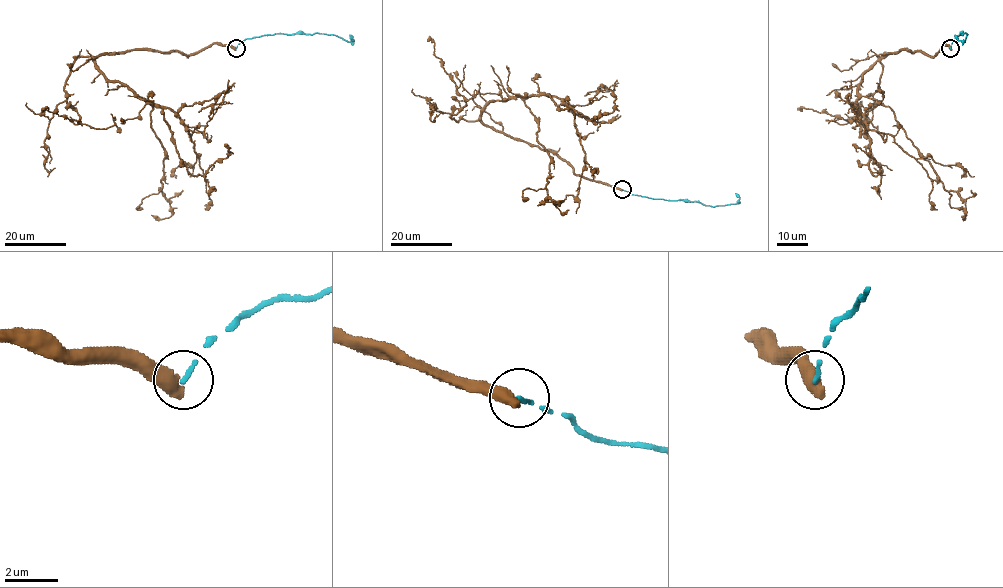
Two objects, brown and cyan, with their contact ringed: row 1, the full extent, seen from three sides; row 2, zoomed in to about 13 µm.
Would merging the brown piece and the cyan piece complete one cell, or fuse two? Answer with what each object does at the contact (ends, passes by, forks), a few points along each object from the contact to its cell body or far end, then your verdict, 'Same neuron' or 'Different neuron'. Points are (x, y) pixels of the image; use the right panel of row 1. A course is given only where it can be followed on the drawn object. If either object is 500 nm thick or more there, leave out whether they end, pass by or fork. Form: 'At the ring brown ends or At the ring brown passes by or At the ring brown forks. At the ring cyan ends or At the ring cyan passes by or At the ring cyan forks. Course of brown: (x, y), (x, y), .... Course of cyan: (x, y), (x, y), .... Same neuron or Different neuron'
Course of brown: (950, 47), (943, 43), (933, 56), (888, 53), (863, 75), (858, 92), (891, 109), (966, 214). Course of cyan: (950, 48), (960, 34), (967, 34), (964, 41), (954, 34). Different neuron

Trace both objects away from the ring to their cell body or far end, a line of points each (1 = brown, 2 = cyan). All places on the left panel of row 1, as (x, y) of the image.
1: (236, 47), (95, 58), (110, 80), (152, 106), (171, 214), (151, 214)
2: (236, 48), (245, 39), (267, 34), (318, 33), (353, 40), (349, 34)

